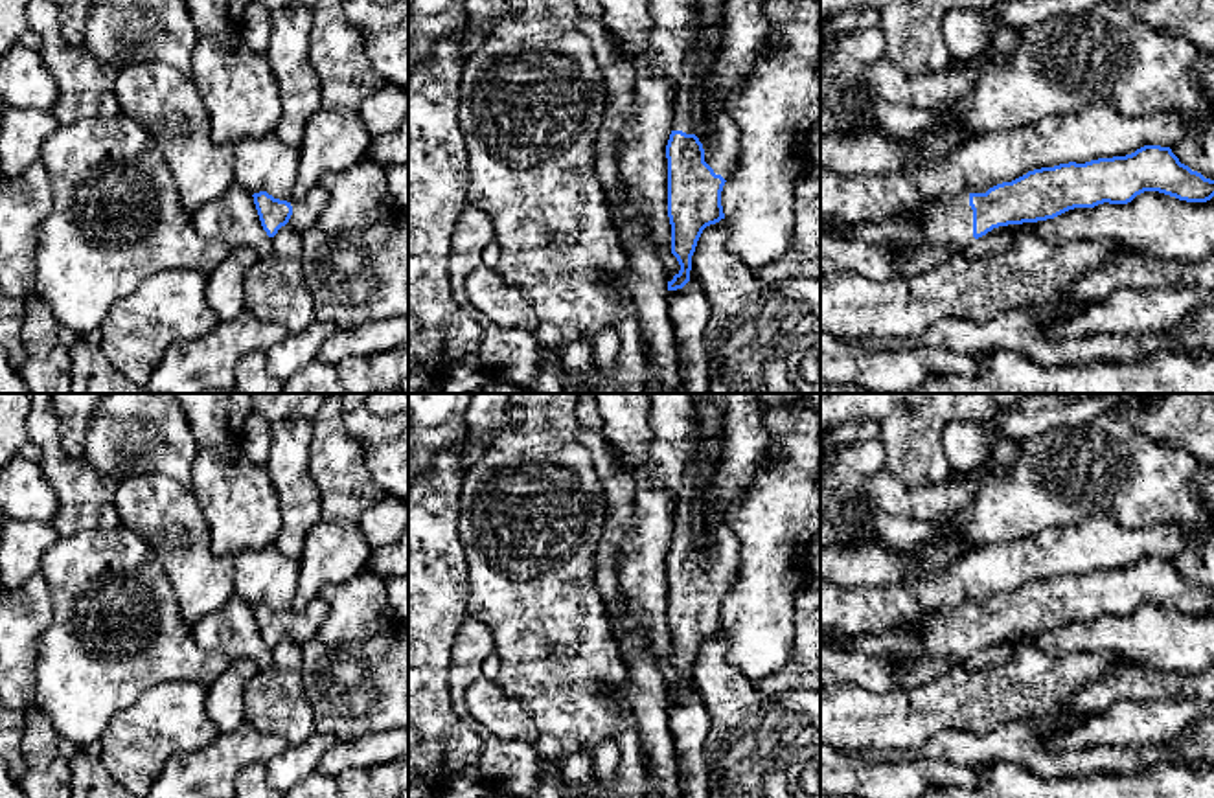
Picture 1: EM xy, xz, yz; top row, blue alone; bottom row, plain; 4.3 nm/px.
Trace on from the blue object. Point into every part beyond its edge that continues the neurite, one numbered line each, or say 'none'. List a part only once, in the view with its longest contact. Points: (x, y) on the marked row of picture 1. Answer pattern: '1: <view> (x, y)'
1: yz (946, 225)

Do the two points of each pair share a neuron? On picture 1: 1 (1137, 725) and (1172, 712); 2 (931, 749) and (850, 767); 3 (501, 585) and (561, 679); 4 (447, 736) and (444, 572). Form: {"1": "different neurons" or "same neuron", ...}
{"1": "same neuron", "2": "different neurons", "3": "same neuron", "4": "same neuron"}

